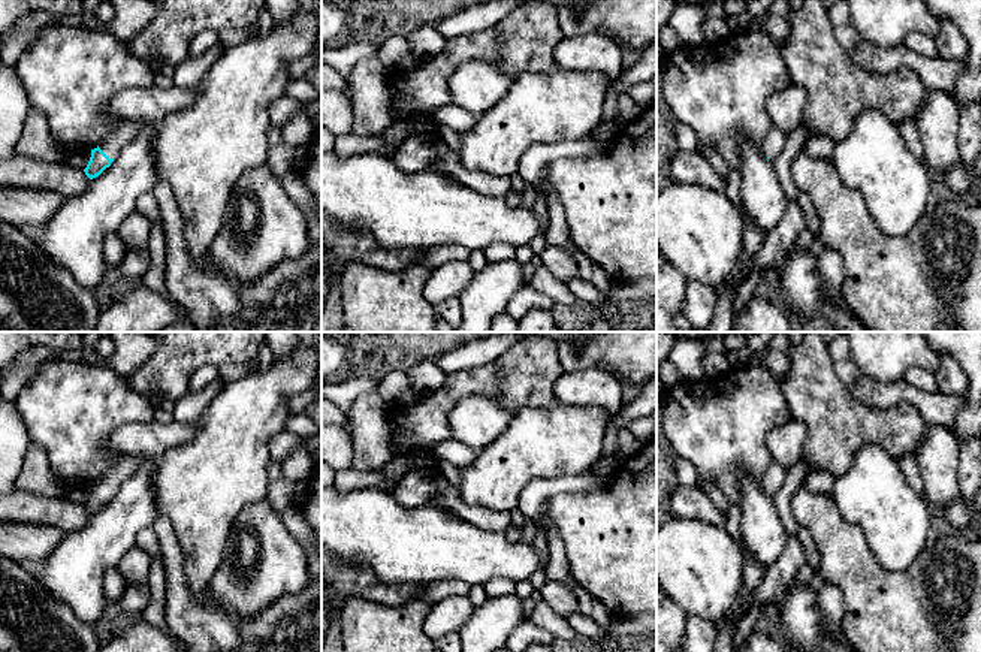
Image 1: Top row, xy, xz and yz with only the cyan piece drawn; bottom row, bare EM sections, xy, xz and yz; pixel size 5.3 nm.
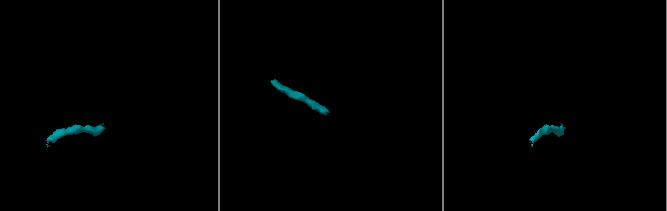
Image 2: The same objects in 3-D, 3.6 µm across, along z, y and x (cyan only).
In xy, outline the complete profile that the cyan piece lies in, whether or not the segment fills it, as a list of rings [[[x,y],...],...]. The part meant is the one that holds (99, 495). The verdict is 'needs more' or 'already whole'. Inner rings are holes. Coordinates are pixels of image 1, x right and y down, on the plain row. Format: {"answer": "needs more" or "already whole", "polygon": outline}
{"answer": "needs more", "polygon": [[[121,456],[120,461],[94,485],[84,504],[85,510],[93,514],[111,501],[114,493],[141,465],[142,456]]]}

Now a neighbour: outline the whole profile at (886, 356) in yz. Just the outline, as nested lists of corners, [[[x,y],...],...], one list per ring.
[[[843,332],[851,360],[878,383],[896,383],[909,368],[936,372],[941,356],[930,348],[924,332]]]

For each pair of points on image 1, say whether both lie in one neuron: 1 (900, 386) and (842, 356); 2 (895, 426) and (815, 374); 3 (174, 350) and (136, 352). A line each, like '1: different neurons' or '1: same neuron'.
1: same neuron
2: same neuron
3: different neurons

